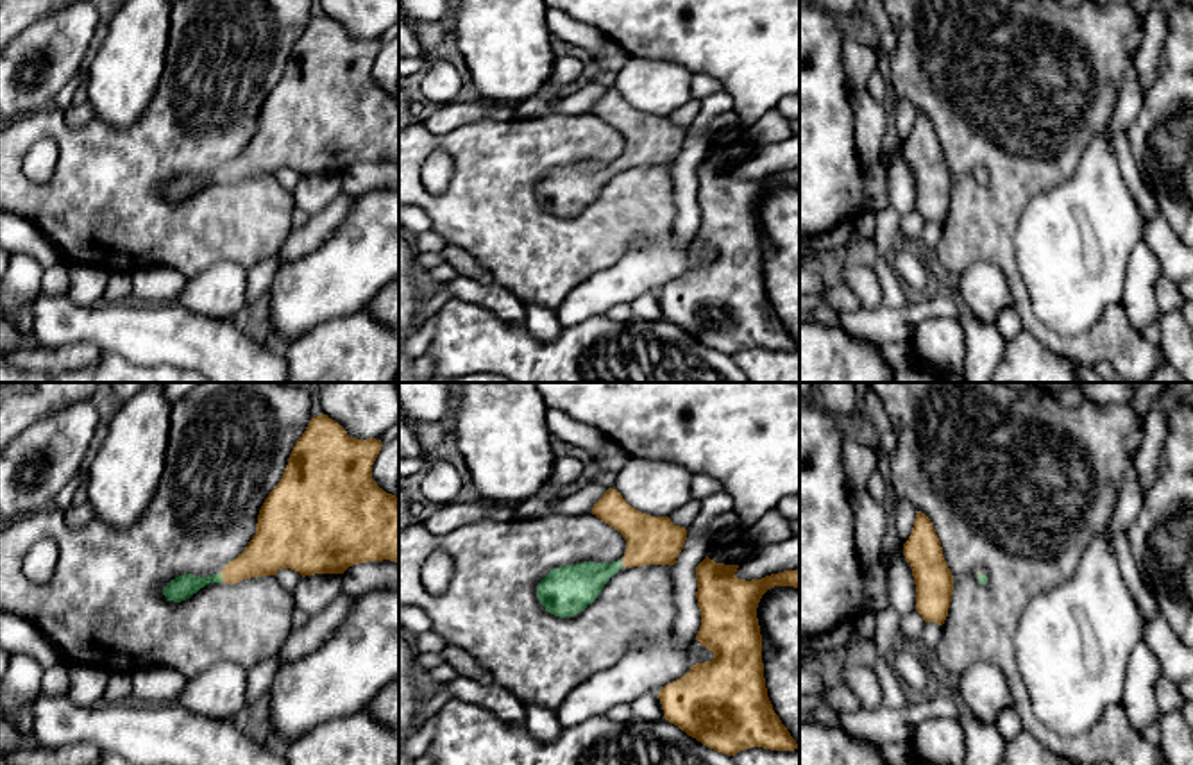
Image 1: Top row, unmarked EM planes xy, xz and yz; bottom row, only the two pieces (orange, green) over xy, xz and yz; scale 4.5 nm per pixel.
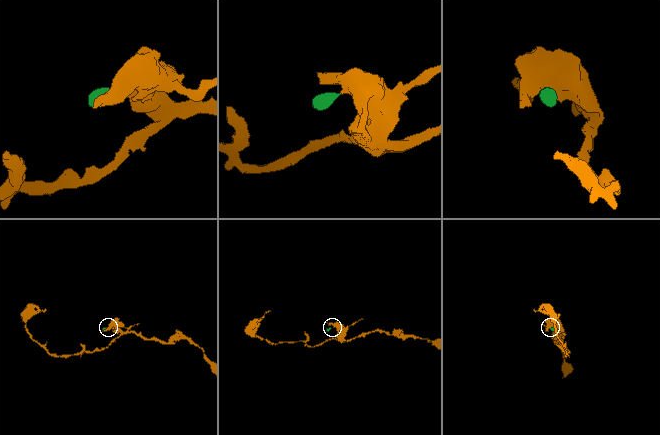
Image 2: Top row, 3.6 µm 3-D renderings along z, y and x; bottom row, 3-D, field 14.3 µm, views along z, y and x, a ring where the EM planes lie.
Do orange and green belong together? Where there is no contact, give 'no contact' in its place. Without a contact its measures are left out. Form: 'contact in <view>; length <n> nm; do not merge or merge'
contact in xy; length 50 nm; merge

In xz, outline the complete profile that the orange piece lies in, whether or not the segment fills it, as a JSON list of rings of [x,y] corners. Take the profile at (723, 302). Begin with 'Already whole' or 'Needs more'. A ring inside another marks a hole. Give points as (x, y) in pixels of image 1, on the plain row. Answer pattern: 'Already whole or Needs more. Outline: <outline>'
Already whole. Outline: [[[708,156],[696,166],[696,198],[701,211],[696,240],[714,252],[714,259],[692,265],[685,275],[658,291],[664,318],[728,356],[751,347],[794,350],[798,343],[767,297],[757,207],[762,195],[774,186],[800,188],[800,168],[751,181],[739,179],[737,168],[739,164],[715,163]]]

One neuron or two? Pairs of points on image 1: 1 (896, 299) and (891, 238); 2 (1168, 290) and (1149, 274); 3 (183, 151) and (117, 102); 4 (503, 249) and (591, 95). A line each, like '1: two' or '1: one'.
1: one
2: two
3: two
4: two

